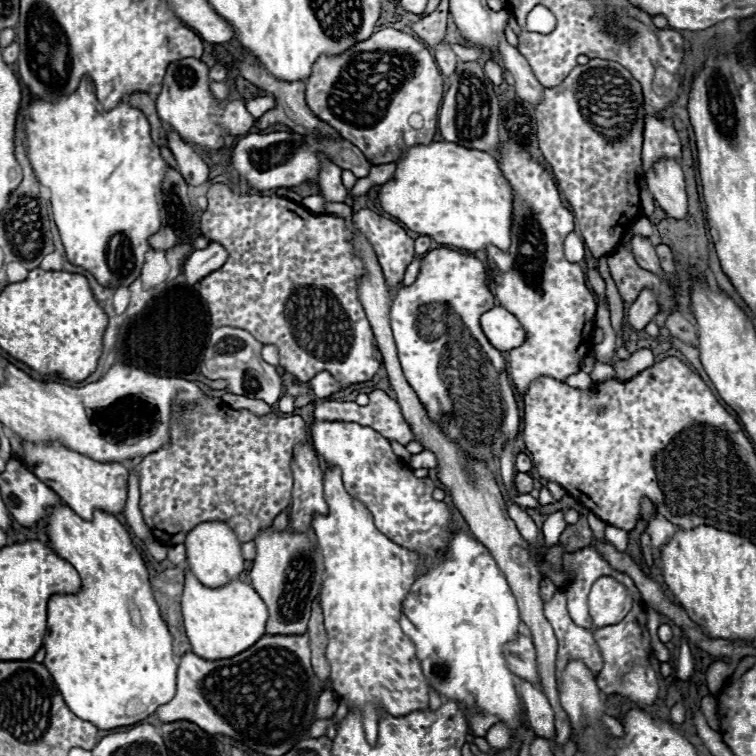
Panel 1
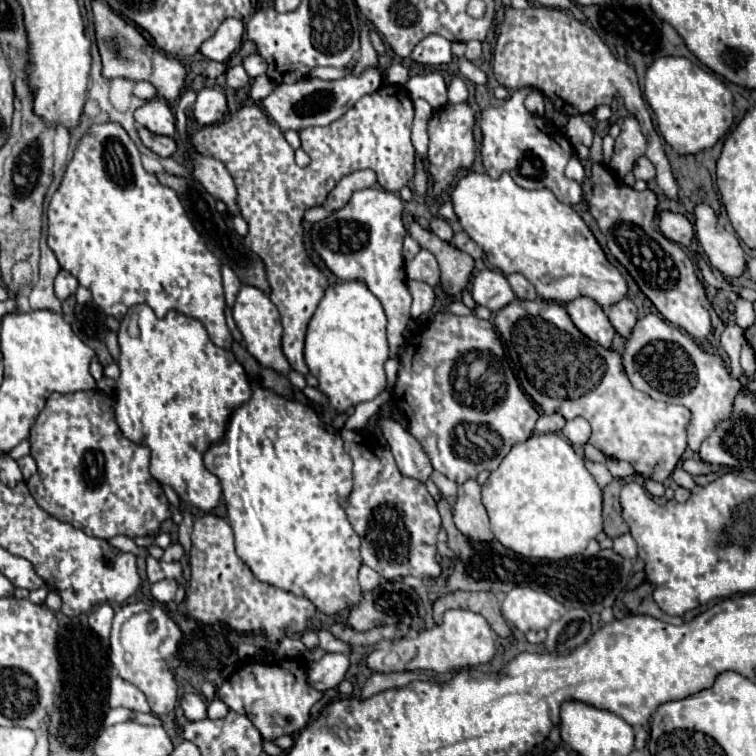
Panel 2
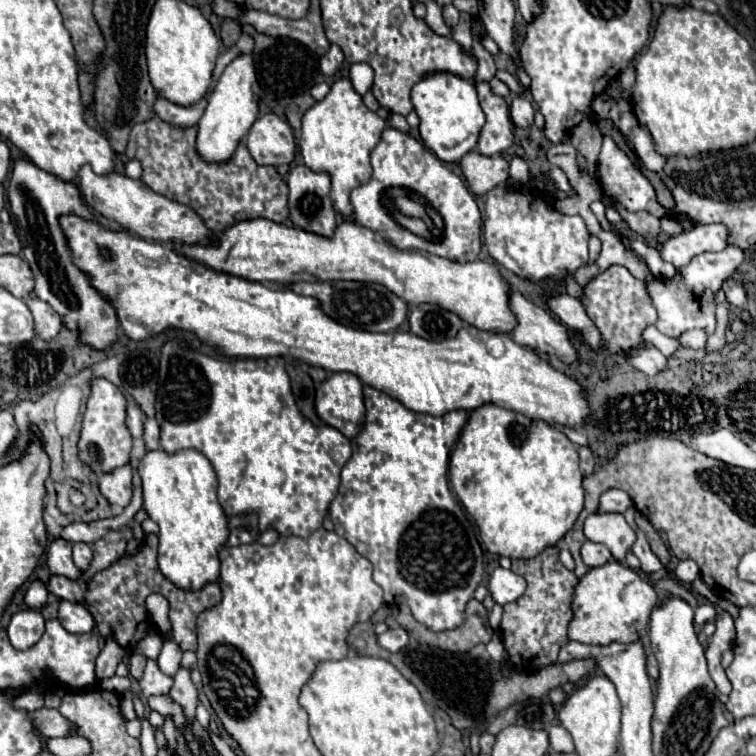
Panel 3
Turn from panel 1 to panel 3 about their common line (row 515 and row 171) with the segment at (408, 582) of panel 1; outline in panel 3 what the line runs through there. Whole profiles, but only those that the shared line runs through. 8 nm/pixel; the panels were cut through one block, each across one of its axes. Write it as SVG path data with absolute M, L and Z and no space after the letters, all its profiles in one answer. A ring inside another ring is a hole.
M340 78L330 86L330 92L324 100L316 102L304 116L302 116L302 130L298 138L298 150L304 158L304 164L312 170L324 170L332 178L330 198L334 208L342 214L352 214L350 206L350 190L368 182L372 174L370 166L370 152L372 146L380 140L384 130L384 120L370 112L362 96L358 96L352 88L348 78Z

